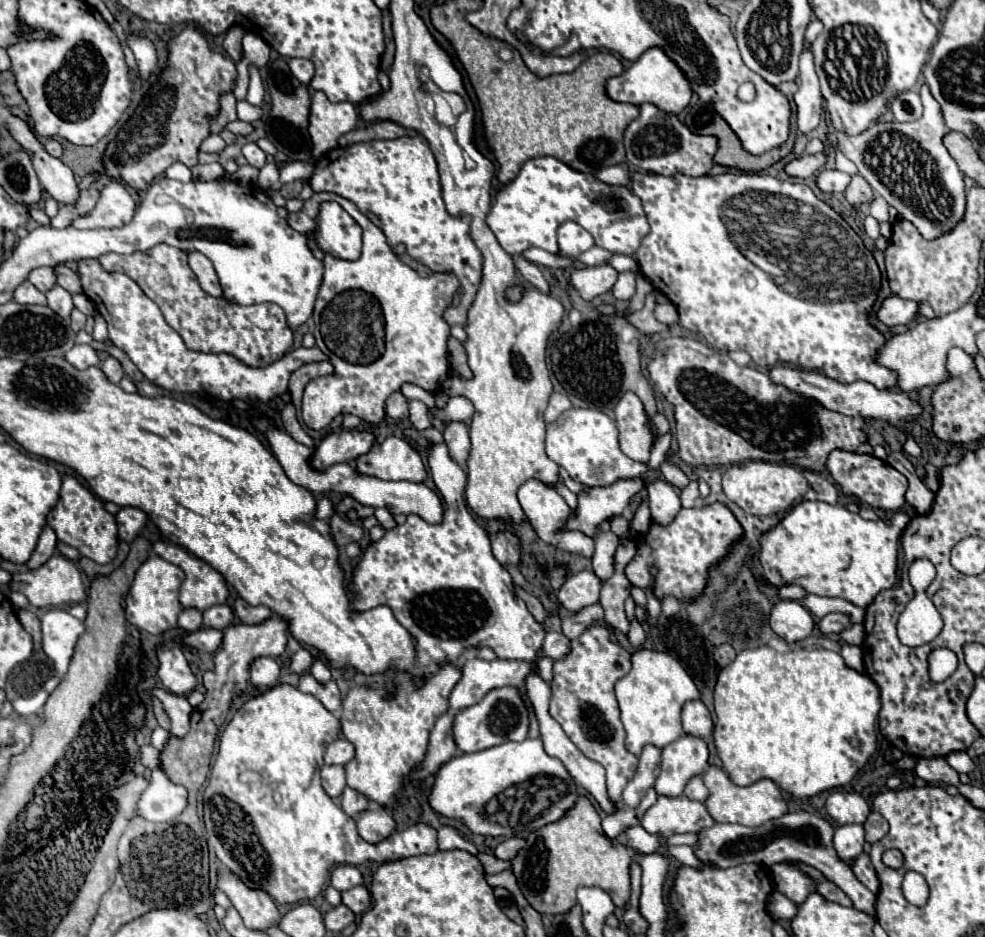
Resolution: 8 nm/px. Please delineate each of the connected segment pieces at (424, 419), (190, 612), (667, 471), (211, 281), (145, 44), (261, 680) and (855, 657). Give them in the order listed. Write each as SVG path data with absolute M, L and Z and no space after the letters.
M410 401L410 421L418 431L424 431L432 425L428 417L428 409L422 401Z
M184 609L180 613L180 617L178 617L178 625L184 631L188 631L188 633L202 629L204 627L204 623L202 623L202 611L198 611L198 609Z
M664 461L664 463L658 467L658 471L666 477L666 481L668 481L670 485L674 485L674 487L678 487L678 489L684 489L684 487L688 485L688 477L686 477L678 467L670 465L668 461Z
M188 251L188 263L190 263L190 269L196 273L200 287L210 295L220 297L222 289L220 289L220 283L218 283L218 275L212 267L212 261L198 251Z
M131 34L127 37L127 45L131 48L142 79L148 80L158 65L158 57L154 43L148 37Z
M260 657L250 667L250 683L256 687L274 687L280 677L278 661L270 657Z
M844 645L842 651L840 651L840 655L844 657L844 661L846 661L848 667L858 669L858 673L866 673L864 665L862 665L862 651L860 651L860 647L856 647L856 645Z

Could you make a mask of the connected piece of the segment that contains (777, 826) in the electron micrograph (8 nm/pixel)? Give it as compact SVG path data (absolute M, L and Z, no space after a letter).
M798 811L786 813L780 819L768 821L758 827L746 827L738 823L714 823L710 829L698 831L698 843L694 847L694 855L710 867L728 869L742 863L760 863L760 865L774 865L780 861L802 861L814 869L818 869L828 881L836 883L854 903L854 907L862 913L876 917L876 895L866 889L852 873L852 869L840 861L836 849L832 845L832 825L826 819L820 819L812 813Z

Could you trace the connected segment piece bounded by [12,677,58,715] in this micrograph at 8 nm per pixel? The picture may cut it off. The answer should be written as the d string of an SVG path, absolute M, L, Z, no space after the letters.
M52 677L50 681L46 681L46 685L42 685L42 689L30 697L18 697L12 701L12 707L14 707L14 713L18 715L38 715L42 705L46 703L48 695L56 689L58 685L58 677Z

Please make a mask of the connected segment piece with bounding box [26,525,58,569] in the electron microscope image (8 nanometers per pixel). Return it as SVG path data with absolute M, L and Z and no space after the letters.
M44 527L44 531L42 531L42 535L40 535L40 539L38 539L38 545L36 545L36 549L34 549L34 553L32 553L32 557L28 559L28 567L30 569L36 569L36 567L40 567L40 565L44 565L52 555L54 555L54 551L56 551L56 533L52 531L52 527Z

